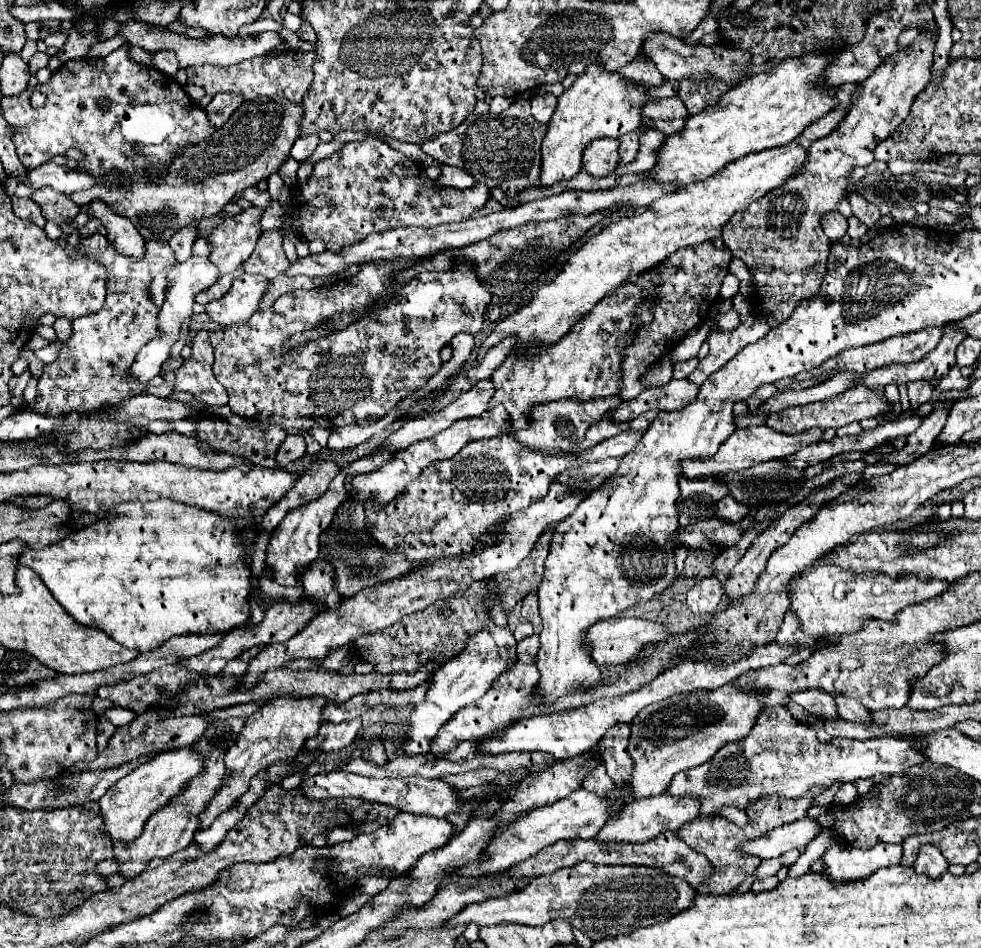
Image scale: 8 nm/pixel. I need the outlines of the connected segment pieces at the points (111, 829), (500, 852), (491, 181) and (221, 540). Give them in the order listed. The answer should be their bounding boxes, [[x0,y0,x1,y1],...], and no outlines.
[[99,748,203,842],[455,788,607,876],[421,94,547,208],[19,500,255,652]]

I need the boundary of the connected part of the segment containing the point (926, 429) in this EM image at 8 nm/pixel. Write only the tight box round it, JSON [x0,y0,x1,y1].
[881,402,949,466]

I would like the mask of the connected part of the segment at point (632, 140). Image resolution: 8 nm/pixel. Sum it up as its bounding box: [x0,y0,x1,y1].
[619,126,647,164]

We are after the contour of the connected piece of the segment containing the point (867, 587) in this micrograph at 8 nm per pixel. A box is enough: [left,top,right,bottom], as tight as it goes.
[789,566,951,638]

